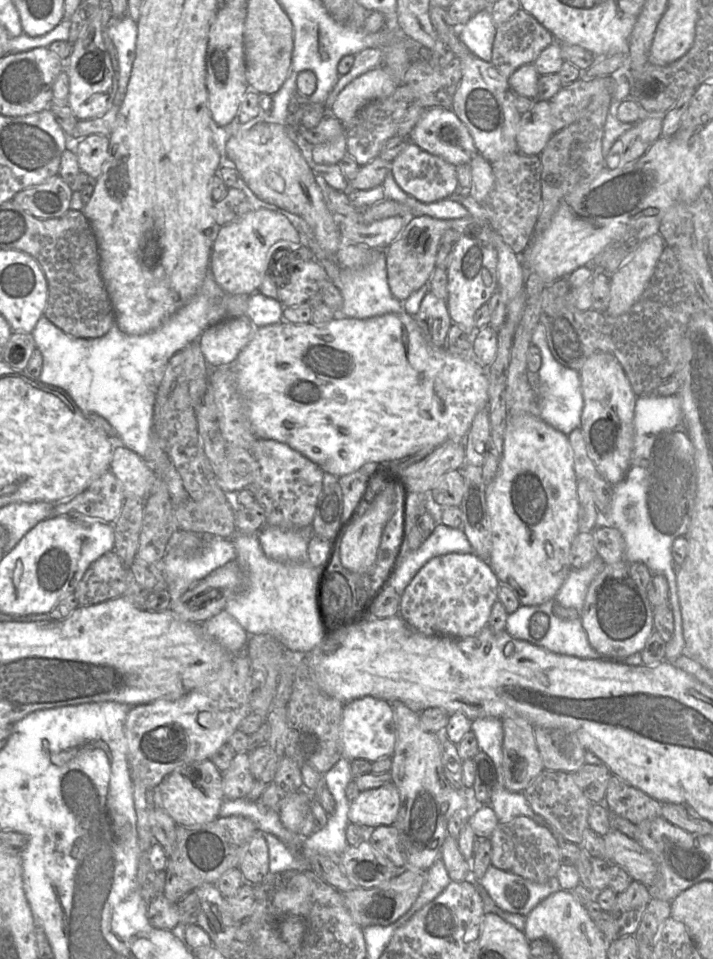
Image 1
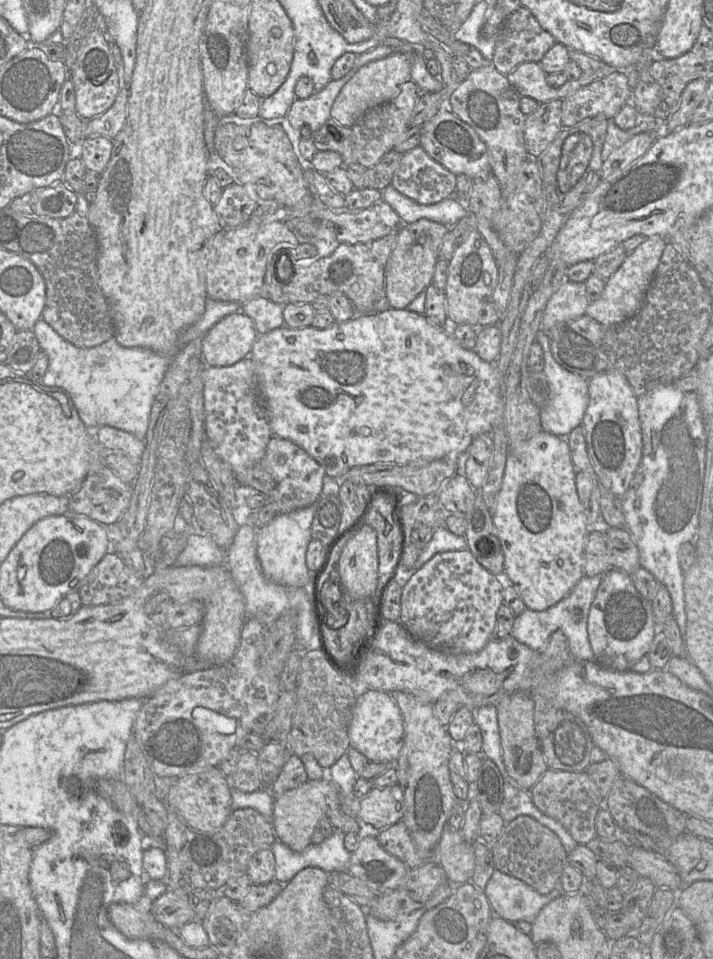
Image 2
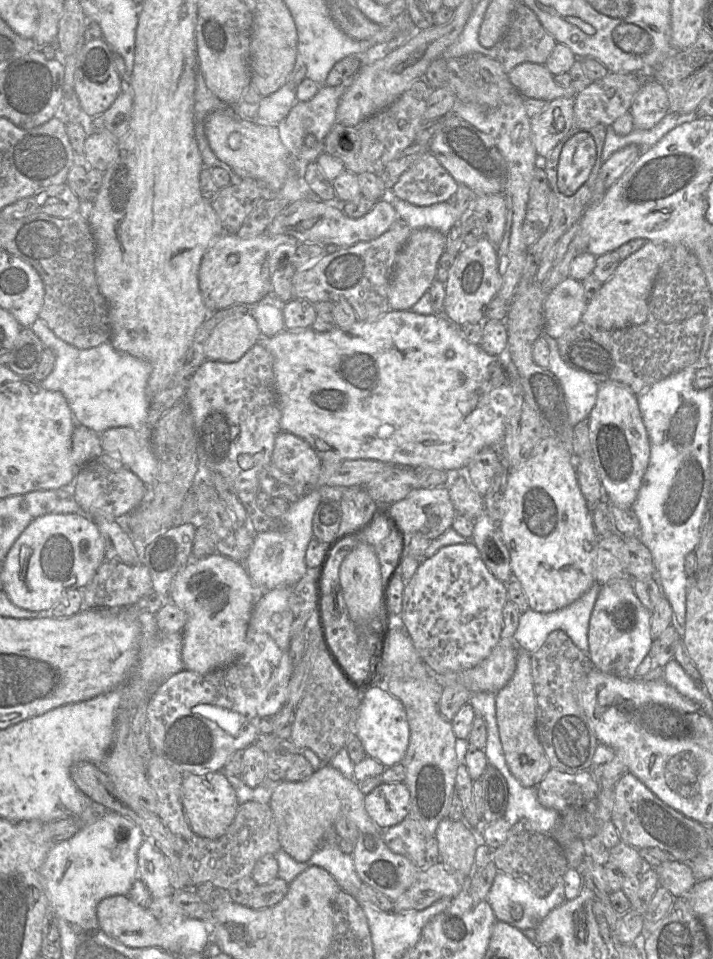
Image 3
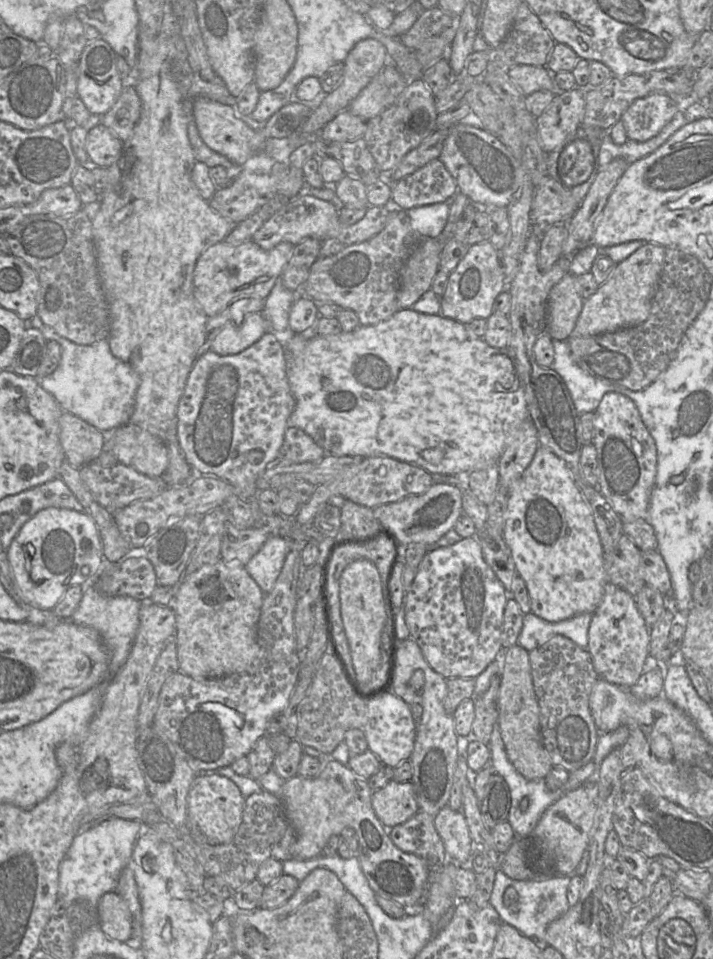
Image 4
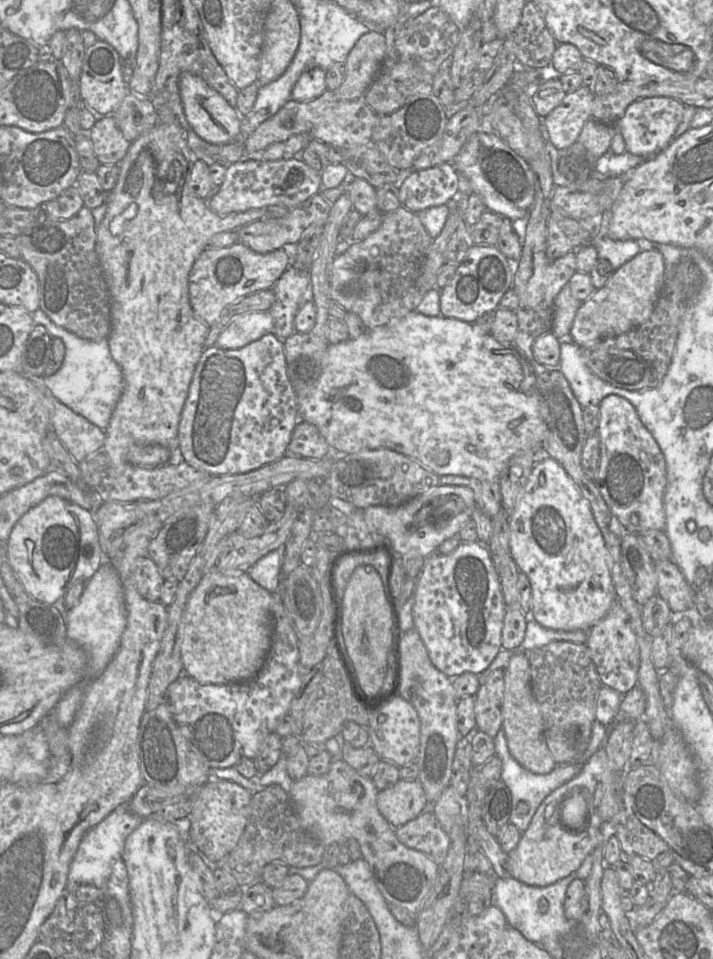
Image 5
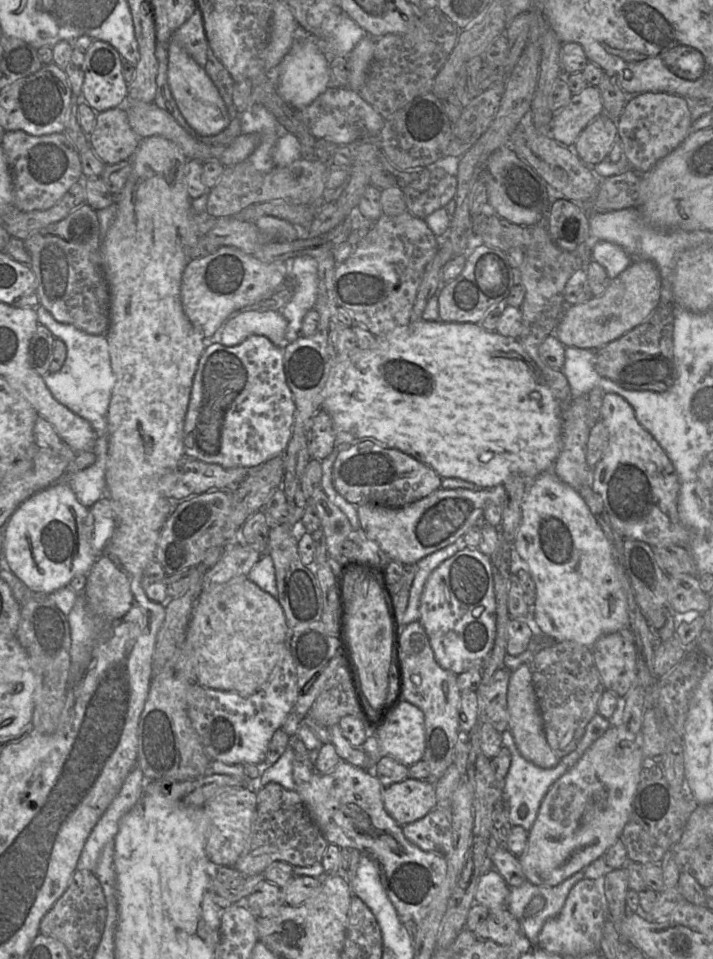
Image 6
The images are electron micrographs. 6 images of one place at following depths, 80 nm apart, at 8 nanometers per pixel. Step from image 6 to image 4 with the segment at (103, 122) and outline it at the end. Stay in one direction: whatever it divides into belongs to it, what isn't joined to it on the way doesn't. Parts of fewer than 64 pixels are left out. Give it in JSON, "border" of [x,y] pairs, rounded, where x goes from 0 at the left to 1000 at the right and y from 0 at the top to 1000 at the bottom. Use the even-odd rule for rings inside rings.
{"border":[[[137,128],[128,132],[121,144],[125,173],[154,174],[168,163],[173,147],[151,132]]]}

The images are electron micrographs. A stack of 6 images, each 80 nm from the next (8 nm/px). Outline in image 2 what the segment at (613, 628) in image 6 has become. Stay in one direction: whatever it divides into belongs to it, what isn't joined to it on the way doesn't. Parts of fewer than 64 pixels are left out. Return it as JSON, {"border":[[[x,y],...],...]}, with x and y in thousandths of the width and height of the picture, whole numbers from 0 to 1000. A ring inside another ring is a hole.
{"border":[[[757,449],[745,458],[717,467],[711,477],[704,507],[696,521],[696,529],[690,537],[690,542],[697,554],[697,559],[707,577],[707,605],[719,610],[727,616],[738,634],[749,637],[763,637],[790,625],[804,612],[812,607],[819,599],[819,571],[827,550],[822,545],[818,527],[815,526],[808,509],[808,488],[805,487],[799,474],[798,464],[792,457]]]}

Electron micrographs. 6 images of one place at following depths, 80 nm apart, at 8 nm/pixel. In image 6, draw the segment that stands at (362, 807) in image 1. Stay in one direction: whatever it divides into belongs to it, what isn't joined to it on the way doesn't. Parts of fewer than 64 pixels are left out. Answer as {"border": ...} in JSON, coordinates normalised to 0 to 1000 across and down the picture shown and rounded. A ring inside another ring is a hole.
{"border":[[[571,810],[539,821],[536,835],[541,847],[565,861],[613,842],[610,815]]]}

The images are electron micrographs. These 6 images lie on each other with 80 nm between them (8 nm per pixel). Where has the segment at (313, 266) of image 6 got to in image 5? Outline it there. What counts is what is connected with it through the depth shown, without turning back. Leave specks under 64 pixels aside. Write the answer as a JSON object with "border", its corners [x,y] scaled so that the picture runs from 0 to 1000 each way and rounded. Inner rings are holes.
{"border":[[[404,277],[383,298],[386,314],[376,323],[384,334],[381,347],[400,356],[415,345],[412,333],[429,315],[440,315],[435,282],[419,282]]]}

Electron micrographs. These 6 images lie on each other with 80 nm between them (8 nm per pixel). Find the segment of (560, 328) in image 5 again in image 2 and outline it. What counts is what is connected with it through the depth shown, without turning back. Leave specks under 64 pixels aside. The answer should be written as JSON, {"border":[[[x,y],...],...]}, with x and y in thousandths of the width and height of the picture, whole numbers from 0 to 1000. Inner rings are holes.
{"border":[[[794,292],[766,318],[760,331],[762,345],[769,345],[784,337],[798,336],[818,330],[826,317],[820,294]]]}

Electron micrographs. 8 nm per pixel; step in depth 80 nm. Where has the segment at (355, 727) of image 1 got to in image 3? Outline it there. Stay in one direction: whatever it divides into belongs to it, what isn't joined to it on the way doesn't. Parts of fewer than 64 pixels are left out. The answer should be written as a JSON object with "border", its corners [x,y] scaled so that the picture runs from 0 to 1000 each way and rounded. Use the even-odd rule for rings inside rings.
{"border":[[[539,714],[515,717],[505,723],[508,732],[499,753],[499,767],[505,771],[513,786],[544,801],[562,796],[575,769],[567,735],[547,724]]]}

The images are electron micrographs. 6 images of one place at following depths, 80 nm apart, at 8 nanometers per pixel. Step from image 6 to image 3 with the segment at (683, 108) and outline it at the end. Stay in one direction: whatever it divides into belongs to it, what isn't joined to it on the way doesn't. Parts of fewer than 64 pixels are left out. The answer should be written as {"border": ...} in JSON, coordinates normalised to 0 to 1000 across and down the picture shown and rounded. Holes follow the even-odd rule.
{"border":[[[909,82],[891,100],[882,117],[889,135],[913,135],[940,117],[934,94],[919,82]]]}

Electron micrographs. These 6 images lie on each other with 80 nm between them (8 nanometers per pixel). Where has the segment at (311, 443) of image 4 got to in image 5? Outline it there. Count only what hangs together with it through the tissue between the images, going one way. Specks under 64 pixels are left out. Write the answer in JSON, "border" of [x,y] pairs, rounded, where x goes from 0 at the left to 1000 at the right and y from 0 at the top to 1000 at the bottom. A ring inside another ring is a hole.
{"border":[[[419,439],[411,448],[403,472],[432,479],[452,479],[459,475],[461,466],[440,442]]]}

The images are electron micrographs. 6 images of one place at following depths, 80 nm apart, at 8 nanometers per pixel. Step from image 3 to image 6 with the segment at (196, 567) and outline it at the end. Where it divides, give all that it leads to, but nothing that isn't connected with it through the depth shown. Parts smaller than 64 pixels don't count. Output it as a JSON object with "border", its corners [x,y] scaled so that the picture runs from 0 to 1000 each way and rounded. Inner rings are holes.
{"border":[[[348,602],[289,613],[271,633],[259,665],[276,712],[338,726],[356,724],[404,679],[405,659],[390,625]]]}

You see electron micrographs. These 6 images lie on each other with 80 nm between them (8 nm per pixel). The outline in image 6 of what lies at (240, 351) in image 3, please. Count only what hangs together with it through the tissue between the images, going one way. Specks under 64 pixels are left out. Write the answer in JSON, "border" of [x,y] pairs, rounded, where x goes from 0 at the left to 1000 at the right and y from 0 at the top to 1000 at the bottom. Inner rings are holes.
{"border":[[[344,324],[316,336],[296,357],[314,361],[331,361],[352,349],[374,351],[386,361],[398,363],[403,334],[391,324]]]}

